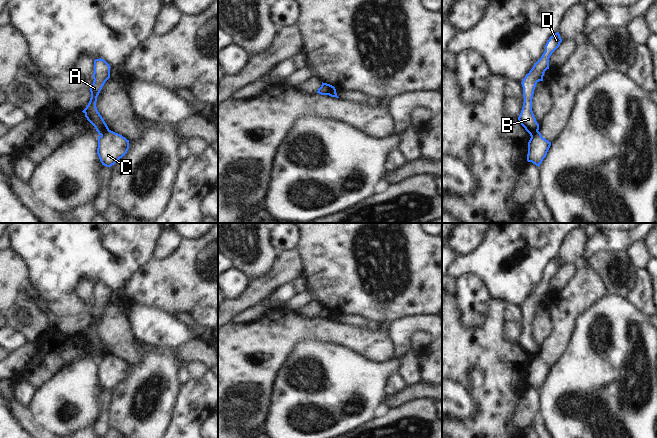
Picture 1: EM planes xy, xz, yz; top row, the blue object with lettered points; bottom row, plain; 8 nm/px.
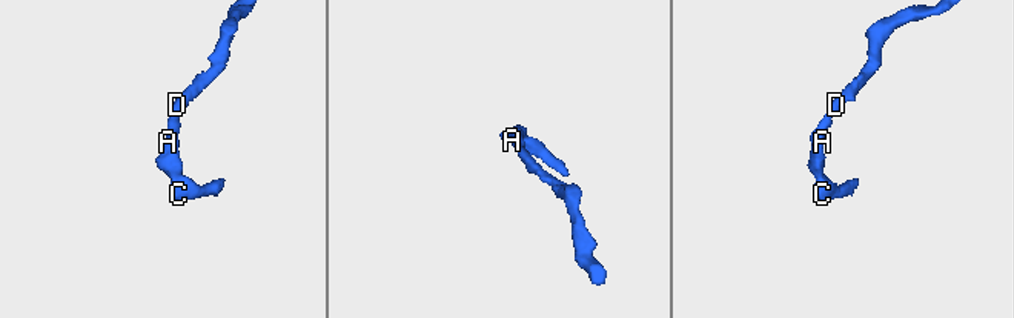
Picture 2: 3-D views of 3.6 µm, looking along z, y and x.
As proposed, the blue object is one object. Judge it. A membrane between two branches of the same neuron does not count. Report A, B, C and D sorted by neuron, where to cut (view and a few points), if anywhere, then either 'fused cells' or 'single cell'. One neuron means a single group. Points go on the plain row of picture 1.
groups A B D / C; cut xy (108, 353), (101, 359); fused cells

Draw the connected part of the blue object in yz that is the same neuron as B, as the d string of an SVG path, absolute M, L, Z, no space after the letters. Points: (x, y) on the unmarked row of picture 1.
M559 256L553 258L545 269L545 276L521 306L523 311L524 326L518 344L521 346L521 349L530 358L530 360L535 359L539 354L539 348L537 347L532 335L534 314L536 308L539 305L543 305L544 297L547 293L549 293L549 282L559 271L561 266L562 263Z

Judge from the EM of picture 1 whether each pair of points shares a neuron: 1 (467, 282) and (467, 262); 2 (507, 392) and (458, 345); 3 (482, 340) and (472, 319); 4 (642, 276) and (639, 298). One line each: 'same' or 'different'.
1: different
2: same
3: different
4: same

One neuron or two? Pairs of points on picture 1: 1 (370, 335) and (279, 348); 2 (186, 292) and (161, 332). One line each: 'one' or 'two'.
1: one
2: two

